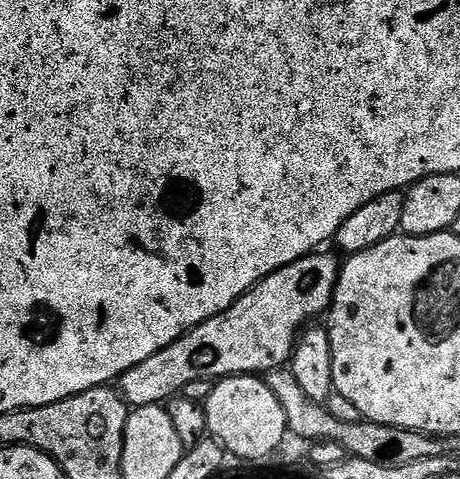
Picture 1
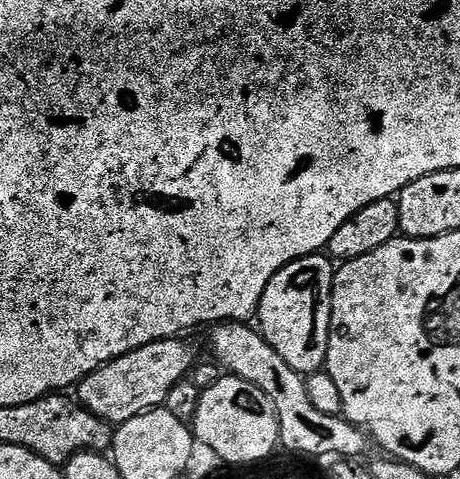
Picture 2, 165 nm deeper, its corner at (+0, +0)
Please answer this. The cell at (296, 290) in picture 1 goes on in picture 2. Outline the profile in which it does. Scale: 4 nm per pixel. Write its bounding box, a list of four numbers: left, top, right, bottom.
[78,339,194,426]

